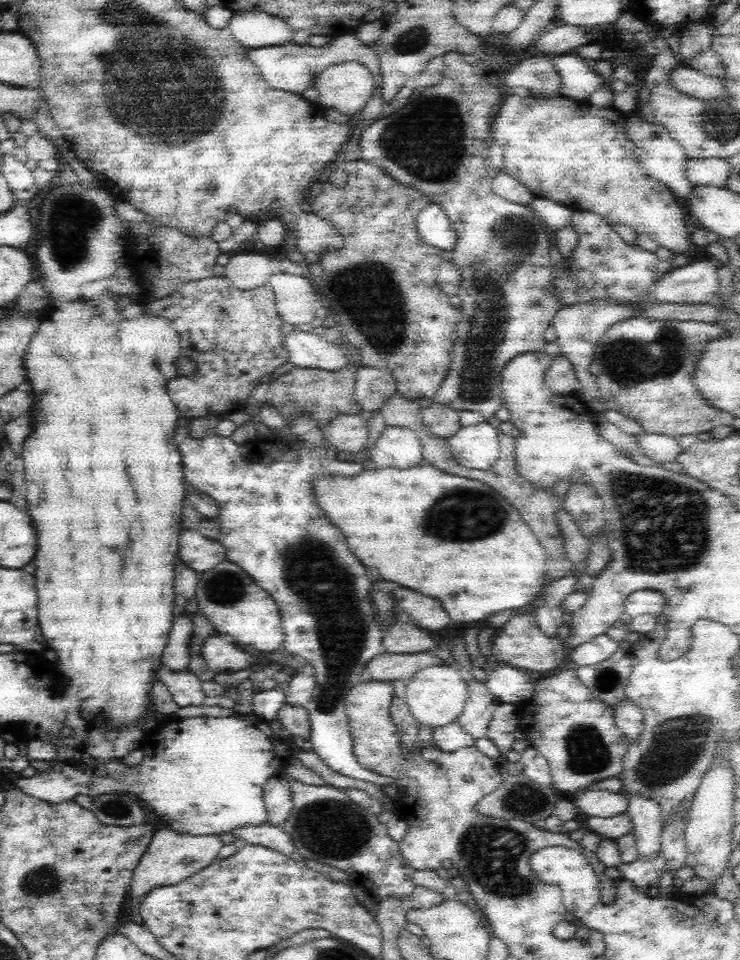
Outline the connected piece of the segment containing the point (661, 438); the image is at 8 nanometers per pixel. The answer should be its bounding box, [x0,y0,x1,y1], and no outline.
[636,433,684,463]

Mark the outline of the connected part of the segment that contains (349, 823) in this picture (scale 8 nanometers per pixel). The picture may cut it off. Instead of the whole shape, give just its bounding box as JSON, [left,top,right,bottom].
[282,777,416,902]

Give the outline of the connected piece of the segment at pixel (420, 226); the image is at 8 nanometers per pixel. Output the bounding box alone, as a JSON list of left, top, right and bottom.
[416,202,457,251]

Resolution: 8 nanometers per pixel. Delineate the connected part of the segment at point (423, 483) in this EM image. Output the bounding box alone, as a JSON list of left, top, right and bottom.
[313,462,549,622]

